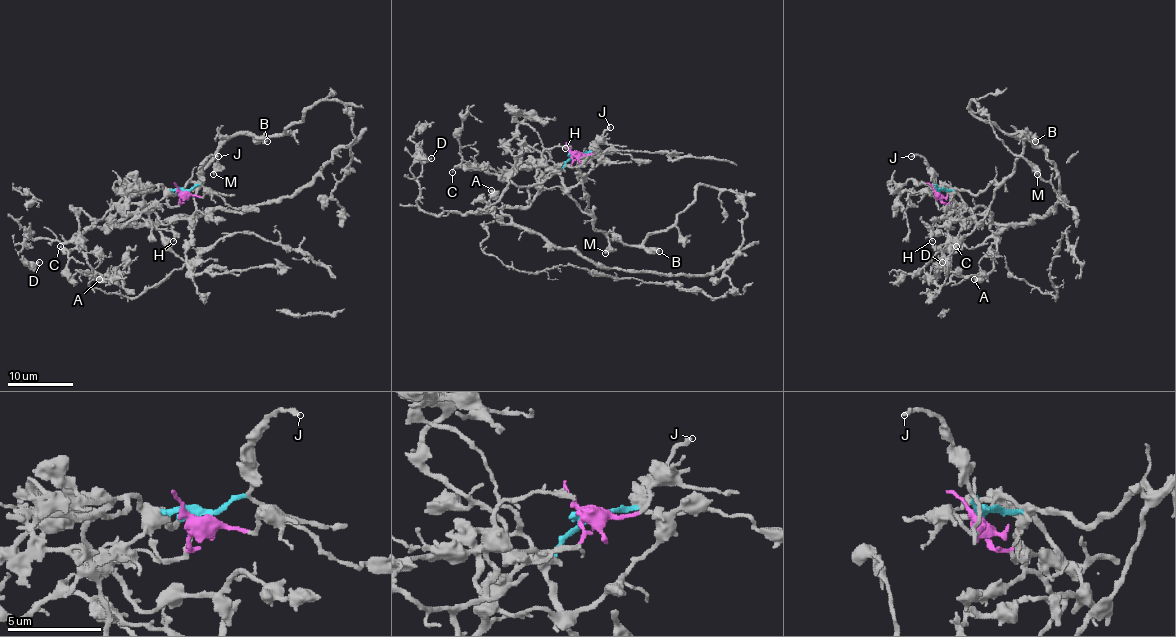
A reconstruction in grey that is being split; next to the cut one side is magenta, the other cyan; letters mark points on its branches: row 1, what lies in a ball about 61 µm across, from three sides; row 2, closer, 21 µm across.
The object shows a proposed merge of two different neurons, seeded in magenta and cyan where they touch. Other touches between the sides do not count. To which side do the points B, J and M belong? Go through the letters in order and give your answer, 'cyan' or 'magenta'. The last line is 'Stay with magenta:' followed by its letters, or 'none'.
B: cyan
J: cyan
M: cyan
Stay with magenta: none

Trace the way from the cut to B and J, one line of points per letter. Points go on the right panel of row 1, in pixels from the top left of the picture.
B: (937, 191), (959, 189), (975, 194), (999, 183), (1009, 175), (1022, 142), (1031, 134), (1036, 140)
J: (937, 191), (934, 170), (922, 157), (911, 157)

